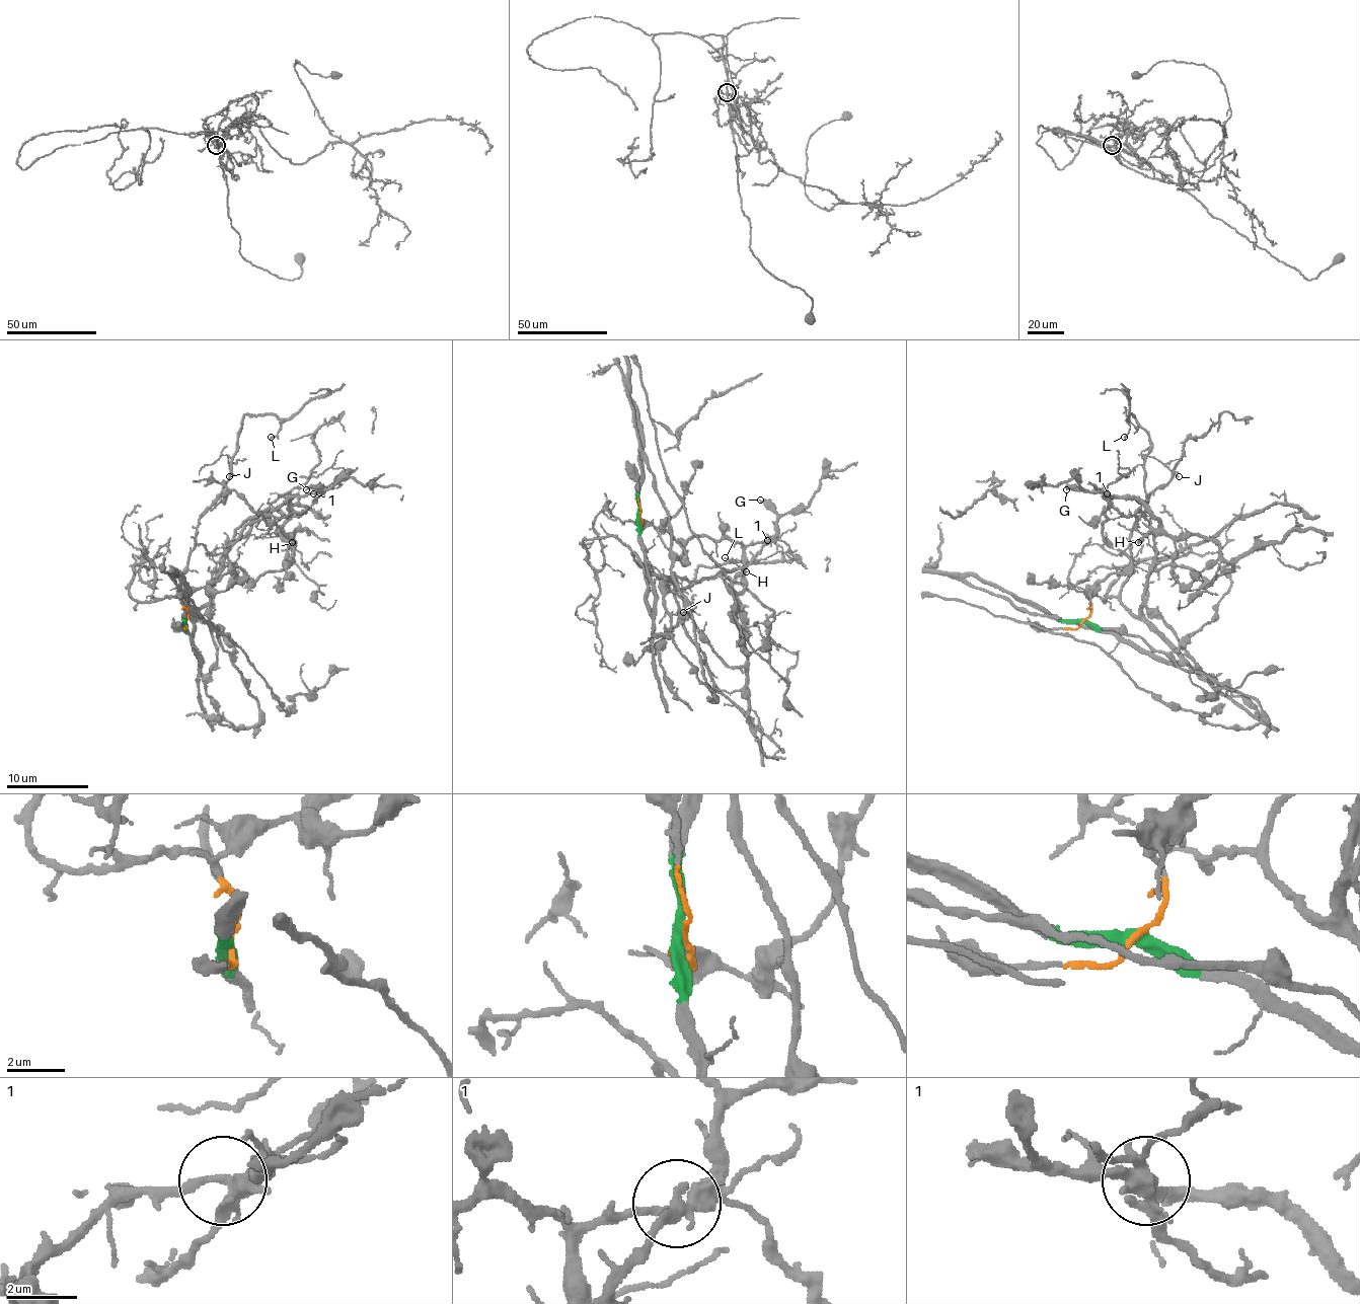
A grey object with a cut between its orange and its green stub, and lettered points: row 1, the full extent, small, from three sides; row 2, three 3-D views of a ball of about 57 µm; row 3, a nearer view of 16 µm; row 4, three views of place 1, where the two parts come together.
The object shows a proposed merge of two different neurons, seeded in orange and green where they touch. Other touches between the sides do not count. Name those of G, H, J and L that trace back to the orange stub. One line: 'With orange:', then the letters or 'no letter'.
With orange: G, H

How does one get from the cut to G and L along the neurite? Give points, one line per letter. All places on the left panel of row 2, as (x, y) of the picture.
G: (185, 621), (181, 598), (229, 571), (229, 547), (239, 533), (291, 497), (321, 491), (305, 489)
L: (183, 621), (201, 662), (179, 601), (197, 526), (229, 477), (245, 415), (275, 415), (281, 430), (271, 436)

